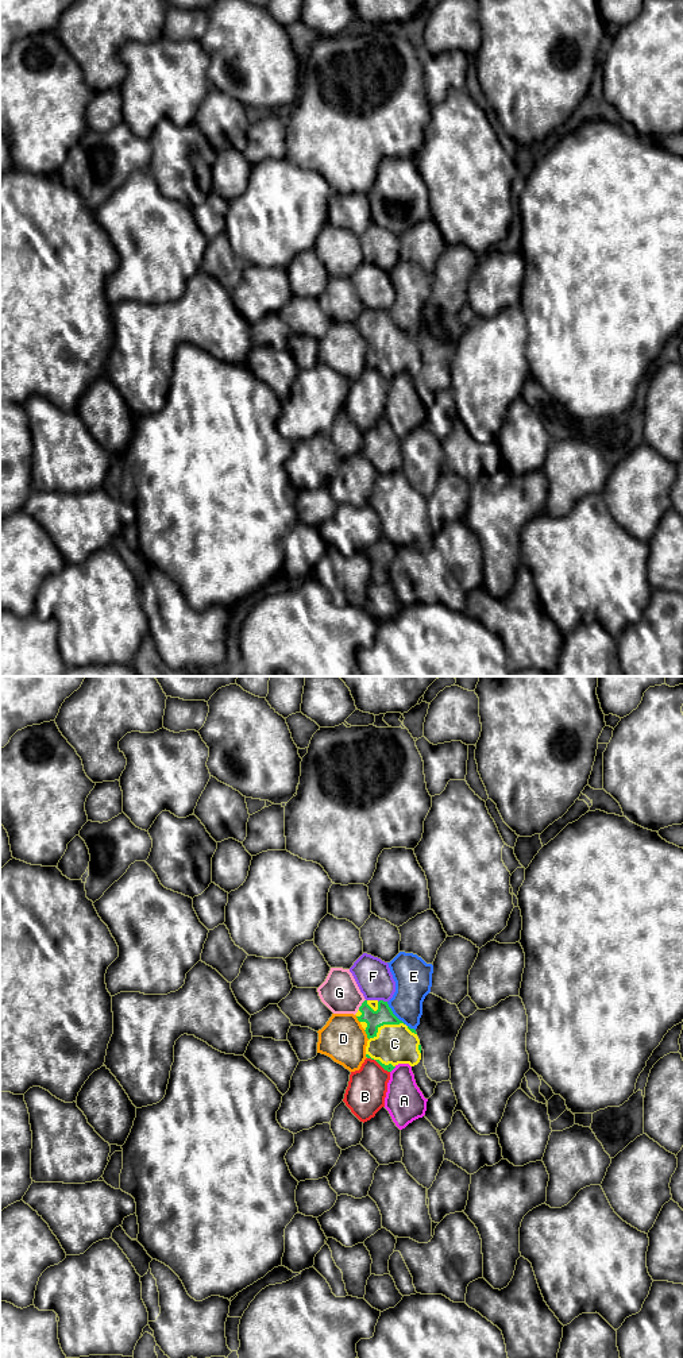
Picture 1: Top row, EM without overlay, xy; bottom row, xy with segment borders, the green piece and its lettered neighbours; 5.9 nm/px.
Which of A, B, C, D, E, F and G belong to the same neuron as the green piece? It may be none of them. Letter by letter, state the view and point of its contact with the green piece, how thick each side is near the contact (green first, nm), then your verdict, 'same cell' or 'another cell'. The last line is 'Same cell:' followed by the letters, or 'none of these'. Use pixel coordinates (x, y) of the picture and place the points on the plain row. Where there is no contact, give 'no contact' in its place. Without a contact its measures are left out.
A: meets green in xy at (393, 377); 50 nm thick on the green side, 220 nm on the other; another cell
B: meets green in xy at (378, 371); 50 nm thick on the green side, 240 nm on the other; another cell
C: meets green in xy at (385, 332); 110 nm thick on the green side, 240 nm on the other; same cell
D: meets green in xy at (366, 342); 110 nm thick on the green side, 260 nm on the other; another cell
E: meets green in xy at (393, 323); 110 nm thick on the green side, 220 nm on the other; another cell
F: meets green in xy at (382, 309); 110 nm thick on the green side, 220 nm on the other; another cell
G: meets green in xy at (362, 313); 110 nm thick on the green side, 220 nm on the other; another cell
Same cell: C

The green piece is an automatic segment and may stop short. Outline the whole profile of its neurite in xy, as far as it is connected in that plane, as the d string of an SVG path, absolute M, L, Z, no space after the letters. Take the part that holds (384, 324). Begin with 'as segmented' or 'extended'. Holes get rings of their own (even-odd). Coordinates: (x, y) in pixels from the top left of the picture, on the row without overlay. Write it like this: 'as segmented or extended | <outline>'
extended | M364 309L355 323L367 343L366 366L391 381L398 373L414 375L421 354L414 337L400 329L383 309Z

